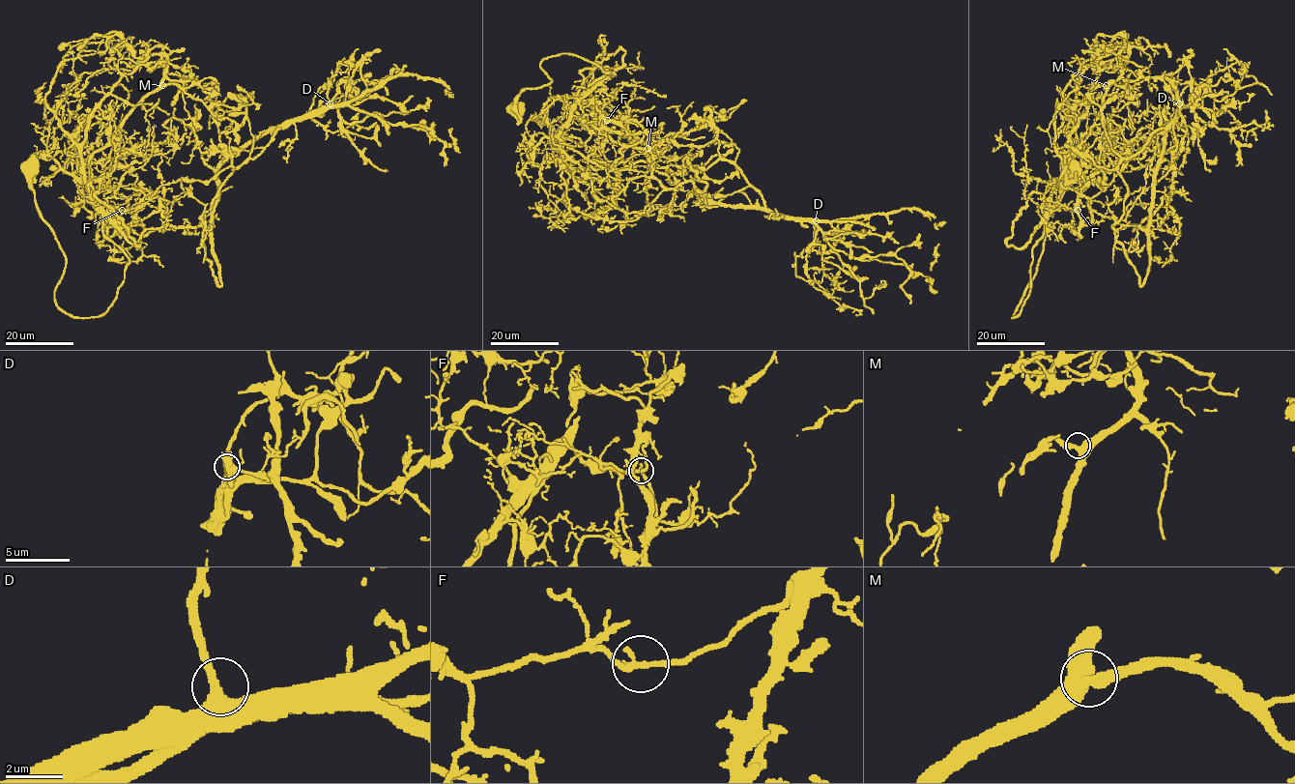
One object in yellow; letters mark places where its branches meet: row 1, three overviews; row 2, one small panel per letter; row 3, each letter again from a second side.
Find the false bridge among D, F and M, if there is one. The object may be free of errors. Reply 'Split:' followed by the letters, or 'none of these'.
Split: F

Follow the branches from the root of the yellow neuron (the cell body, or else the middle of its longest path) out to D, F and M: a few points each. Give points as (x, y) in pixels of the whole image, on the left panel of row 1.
D: (32, 165), (54, 302), (97, 317), (129, 257), (94, 203), (155, 195), (210, 229), (217, 168), (330, 103)
F: (32, 165), (66, 261), (54, 302), (73, 316), (117, 295), (129, 257), (93, 204), (121, 210)
M: (32, 165), (66, 261), (54, 302), (102, 314), (129, 257), (103, 233), (90, 159), (162, 85)

